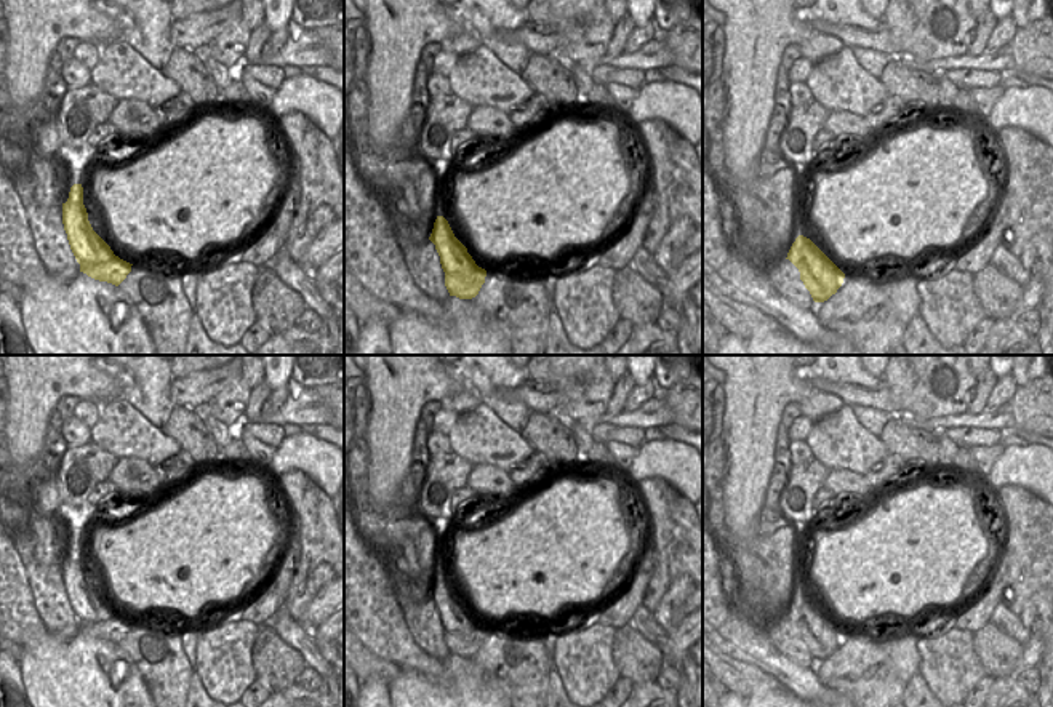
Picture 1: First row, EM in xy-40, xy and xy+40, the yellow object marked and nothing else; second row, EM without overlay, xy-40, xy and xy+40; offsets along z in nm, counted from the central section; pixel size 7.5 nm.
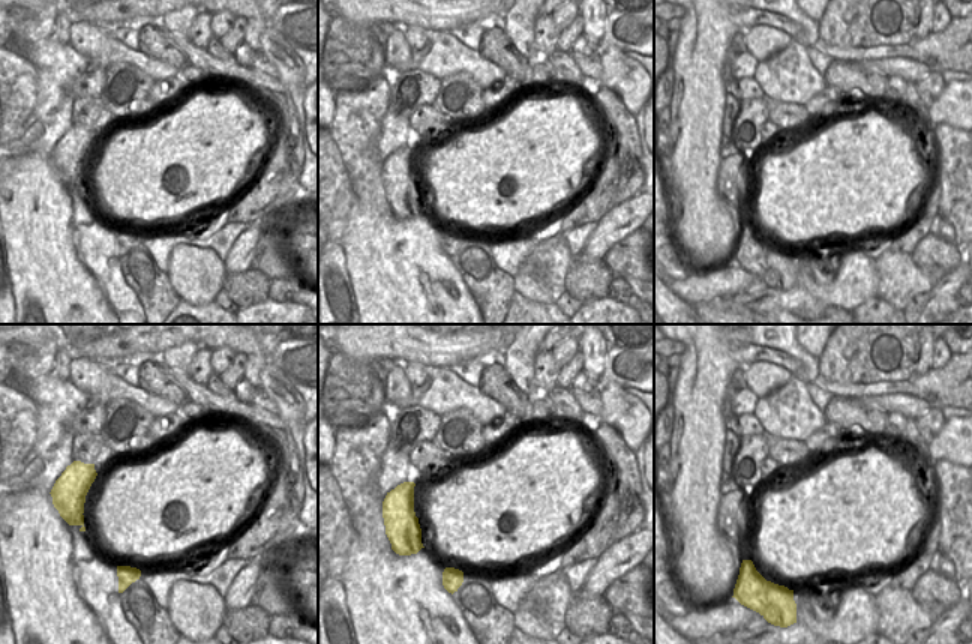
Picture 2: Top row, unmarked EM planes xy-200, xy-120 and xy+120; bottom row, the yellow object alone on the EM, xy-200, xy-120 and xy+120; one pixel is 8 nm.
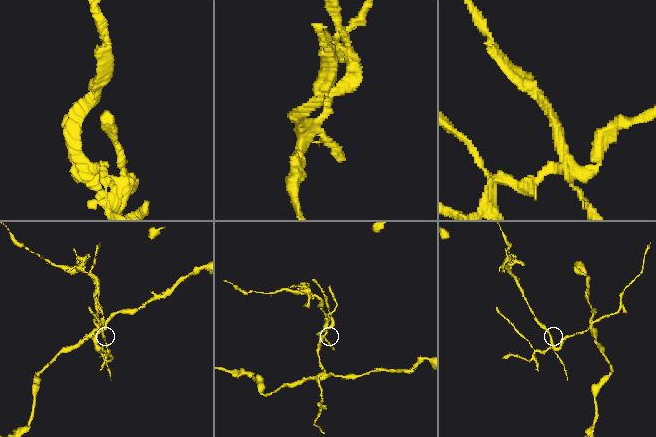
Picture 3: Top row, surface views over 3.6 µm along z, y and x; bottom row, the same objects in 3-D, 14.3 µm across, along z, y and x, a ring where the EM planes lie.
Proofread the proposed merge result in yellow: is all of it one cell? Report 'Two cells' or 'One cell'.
Two cells.

